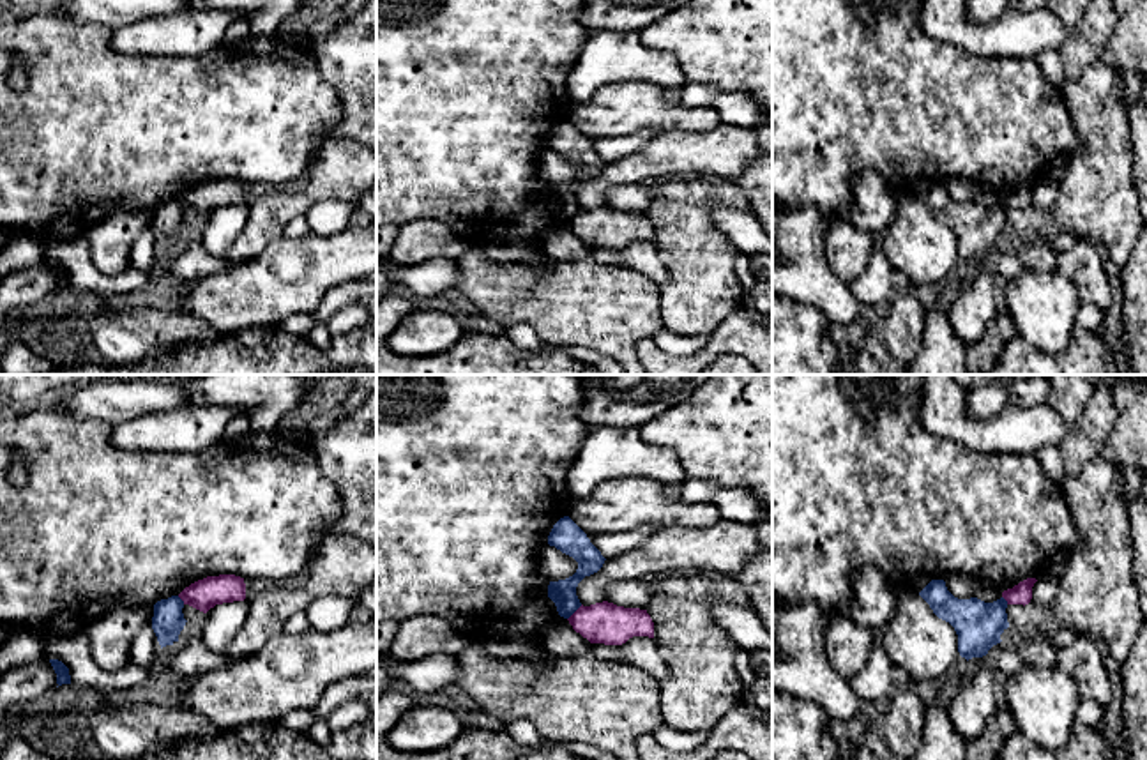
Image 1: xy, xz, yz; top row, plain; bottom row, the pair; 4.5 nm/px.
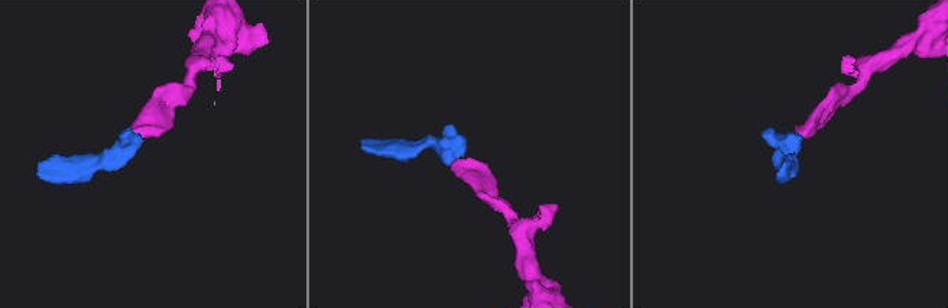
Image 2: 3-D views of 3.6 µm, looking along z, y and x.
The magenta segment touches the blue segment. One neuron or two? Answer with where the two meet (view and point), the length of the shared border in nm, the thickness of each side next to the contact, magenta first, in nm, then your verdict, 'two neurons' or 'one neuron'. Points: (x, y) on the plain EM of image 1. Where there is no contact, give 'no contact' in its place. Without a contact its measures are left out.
contact xz (575, 216); length 100 nm; calibres 190 and 120 nm; two neurons

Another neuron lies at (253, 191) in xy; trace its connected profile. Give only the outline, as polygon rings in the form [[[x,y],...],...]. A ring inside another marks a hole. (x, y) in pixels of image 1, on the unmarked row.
[[[308,175],[285,184],[244,184],[246,187],[246,207],[249,207],[256,198],[263,194],[272,194],[279,191],[302,191],[306,187]]]

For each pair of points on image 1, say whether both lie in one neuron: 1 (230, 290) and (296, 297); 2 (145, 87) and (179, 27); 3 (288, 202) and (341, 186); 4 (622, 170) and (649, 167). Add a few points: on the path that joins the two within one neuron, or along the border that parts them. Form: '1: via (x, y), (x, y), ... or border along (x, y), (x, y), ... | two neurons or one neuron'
1: via (246, 292), (280, 292) | one neuron
2: border along (122, 52), (133, 55), (204, 55) | two neurons
3: via (301, 202), (320, 186), (329, 186) | one neuron
4: via (630, 170), (642, 167) | one neuron

